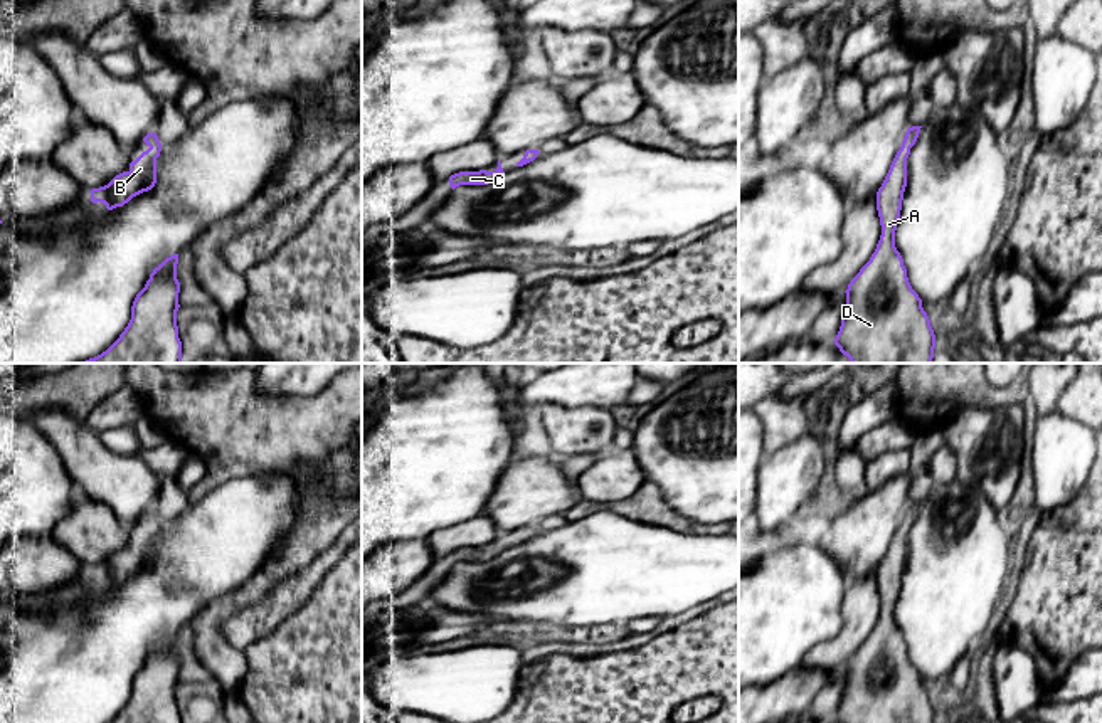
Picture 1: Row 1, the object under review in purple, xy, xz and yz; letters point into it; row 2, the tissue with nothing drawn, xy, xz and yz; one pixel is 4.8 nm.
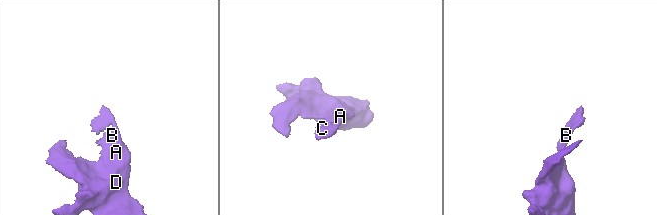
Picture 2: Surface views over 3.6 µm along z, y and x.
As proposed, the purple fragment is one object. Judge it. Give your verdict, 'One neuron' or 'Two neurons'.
One neuron

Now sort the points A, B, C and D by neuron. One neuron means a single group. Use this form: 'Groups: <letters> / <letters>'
Groups: A B C D

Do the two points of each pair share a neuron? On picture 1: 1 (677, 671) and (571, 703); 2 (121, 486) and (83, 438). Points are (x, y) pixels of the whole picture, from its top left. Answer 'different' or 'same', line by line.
1: same
2: same

